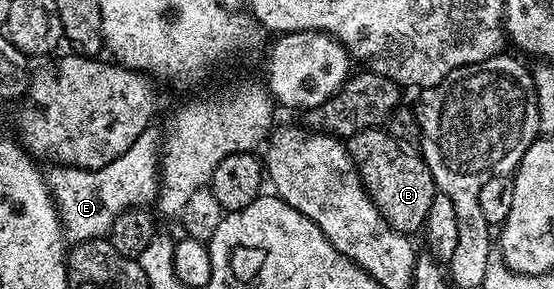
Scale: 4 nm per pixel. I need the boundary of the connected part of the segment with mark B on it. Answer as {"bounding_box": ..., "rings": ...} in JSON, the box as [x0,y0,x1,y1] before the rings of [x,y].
{"bounding_box":[349,126,436,233],"rings":[[[378,126],[363,128],[349,137],[349,159],[378,213],[398,232],[421,233],[428,218],[428,209],[432,207],[432,198],[436,195],[434,179],[421,151],[411,150],[389,131],[382,129],[381,132],[380,129]]]}

